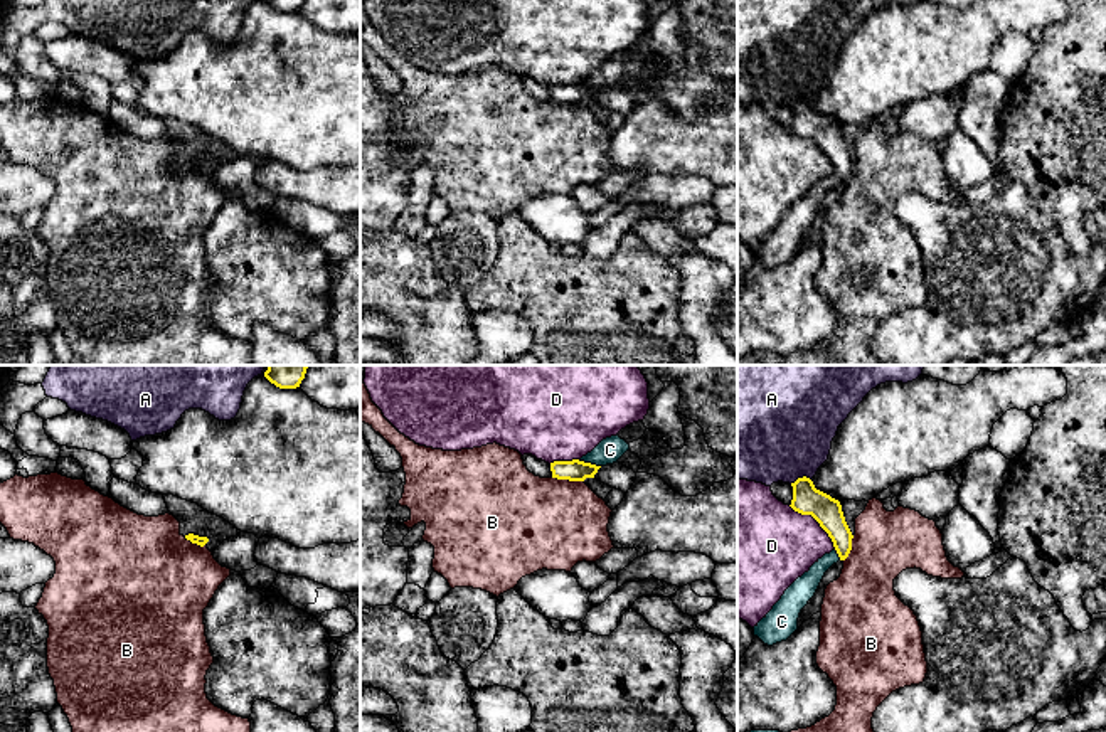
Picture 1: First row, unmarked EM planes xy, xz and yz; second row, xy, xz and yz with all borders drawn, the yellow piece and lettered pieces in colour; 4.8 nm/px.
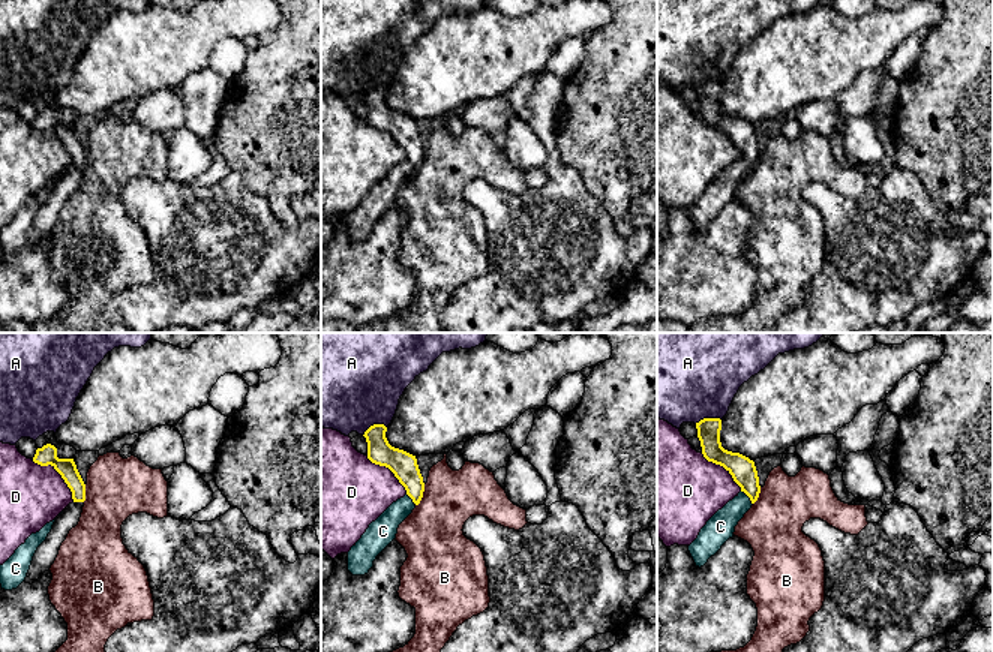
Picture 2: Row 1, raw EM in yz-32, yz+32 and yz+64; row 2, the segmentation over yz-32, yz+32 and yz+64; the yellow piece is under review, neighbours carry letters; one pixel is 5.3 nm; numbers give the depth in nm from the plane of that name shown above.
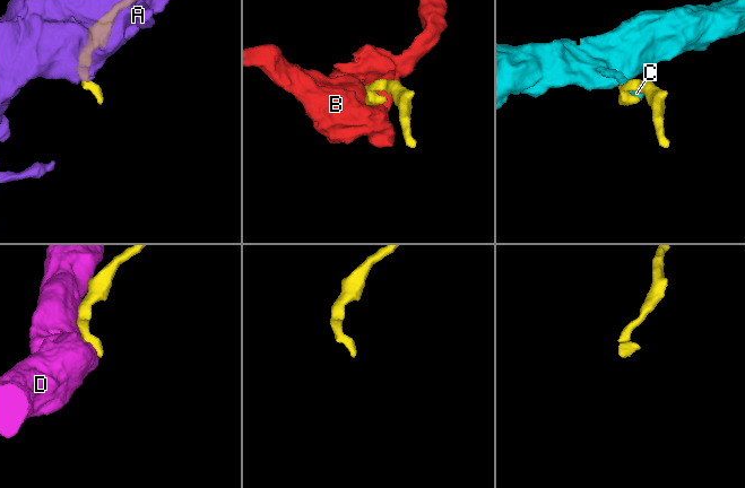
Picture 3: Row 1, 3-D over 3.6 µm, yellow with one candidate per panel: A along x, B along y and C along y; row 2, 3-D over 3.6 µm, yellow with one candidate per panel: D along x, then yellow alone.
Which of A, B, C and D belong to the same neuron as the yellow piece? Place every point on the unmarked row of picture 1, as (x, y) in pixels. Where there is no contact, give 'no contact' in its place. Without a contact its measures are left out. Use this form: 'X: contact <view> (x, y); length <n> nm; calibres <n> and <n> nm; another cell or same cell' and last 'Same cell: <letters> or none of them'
A: contact yz (800, 101); length 110 nm; calibres 140 and 500 nm; another cell
B: contact xz (568, 101); length 160 nm; calibres 100 and 440 nm; another cell
C: contact xz (590, 86); length 120 nm; calibres 100 and 120 nm; same cell
D: contact yz (817, 143); length 320 nm; calibres 140 and 400 nm; another cell
Same cell: C

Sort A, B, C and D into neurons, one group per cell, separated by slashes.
A / B / C / D

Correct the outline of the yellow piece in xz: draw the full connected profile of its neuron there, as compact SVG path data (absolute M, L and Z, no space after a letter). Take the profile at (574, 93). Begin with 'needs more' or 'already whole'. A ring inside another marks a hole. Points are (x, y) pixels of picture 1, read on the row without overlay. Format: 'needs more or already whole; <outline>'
needs more; M618 57L606 61L581 82L550 86L552 101L569 104L594 101L601 89L618 86L628 72L630 67Z

